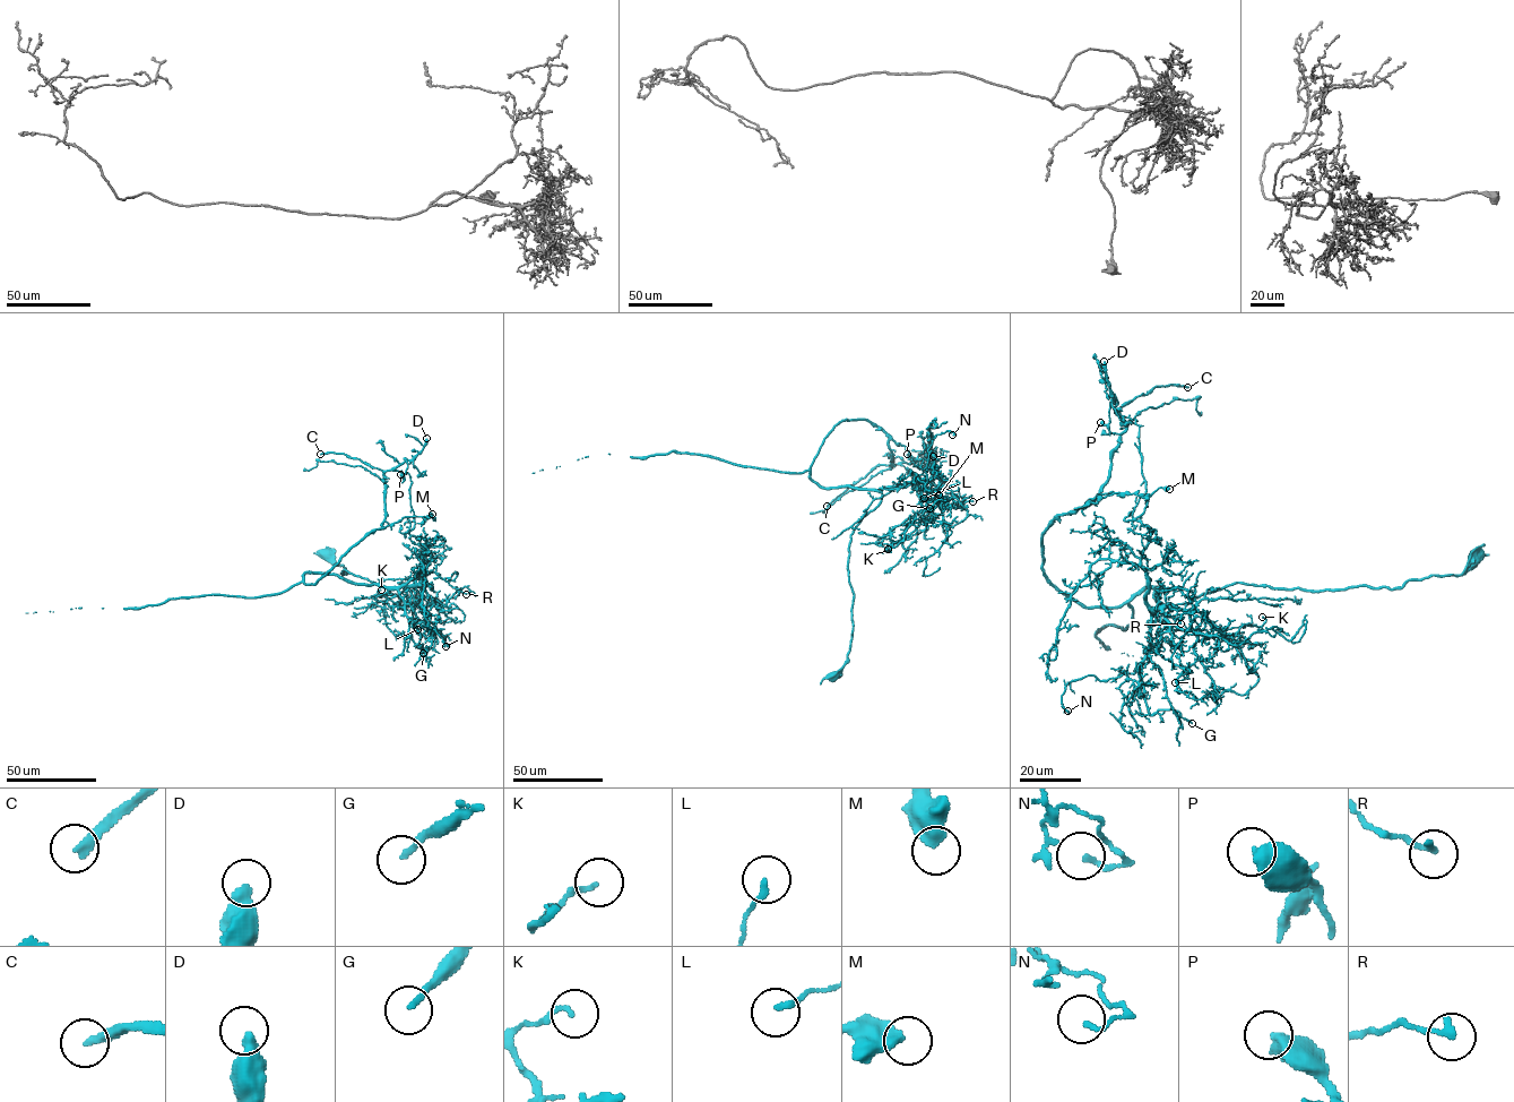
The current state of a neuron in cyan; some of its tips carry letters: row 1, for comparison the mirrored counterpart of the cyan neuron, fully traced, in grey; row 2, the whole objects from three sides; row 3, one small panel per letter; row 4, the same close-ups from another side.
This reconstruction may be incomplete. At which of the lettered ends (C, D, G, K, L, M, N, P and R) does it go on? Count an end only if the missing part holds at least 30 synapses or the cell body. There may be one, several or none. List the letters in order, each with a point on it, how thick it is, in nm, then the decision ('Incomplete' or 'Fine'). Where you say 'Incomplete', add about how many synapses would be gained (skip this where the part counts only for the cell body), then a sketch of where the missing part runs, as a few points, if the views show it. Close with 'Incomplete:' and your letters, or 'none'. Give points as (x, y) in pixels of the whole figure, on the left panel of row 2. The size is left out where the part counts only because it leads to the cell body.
C: Place: (320, 454). Thickness 300 nm. Incomplete. Roughly 80 synapses. Course of what is missing: (320, 454), (294, 455), (283, 442), (291, 438), (286, 430)
D: Place: (426, 438). Thickness 480 nm. Incomplete. Roughly 180 synapses. Course of what is missing: (426, 438), (434, 415), (441, 436), (446, 436)
G: Place: (423, 653). Thickness 190 nm. Fine
K: Place: (381, 590). Thickness 150 nm. Fine
L: Place: (417, 629). Thickness 180 nm. Fine
M: Place: (432, 514). Thickness 500 nm. Fine
N: Place: (446, 646). Thickness 150 nm. Fine
P: Place: (400, 474). Thickness 650 nm. Fine
R: Place: (466, 594). Thickness 240 nm. Fine
Incomplete: C, D

